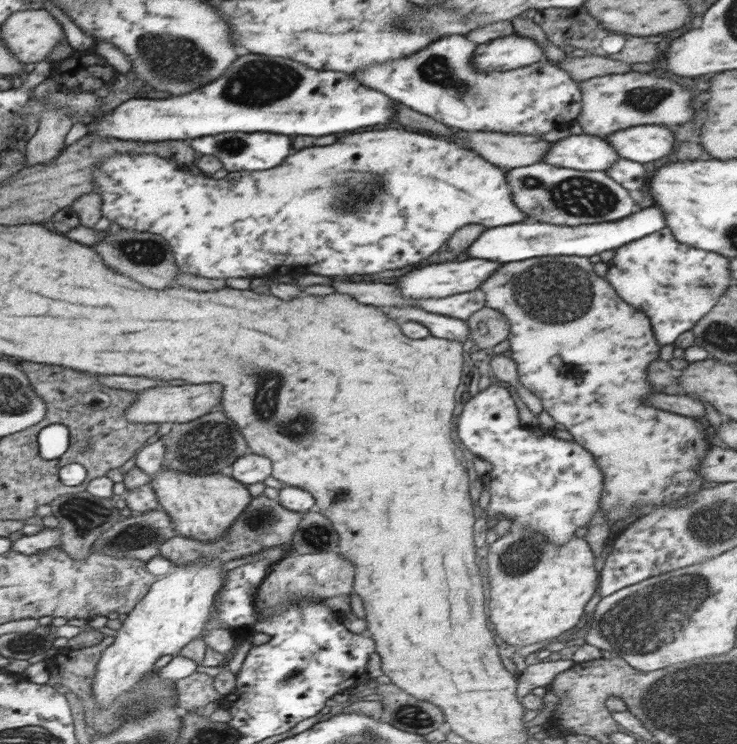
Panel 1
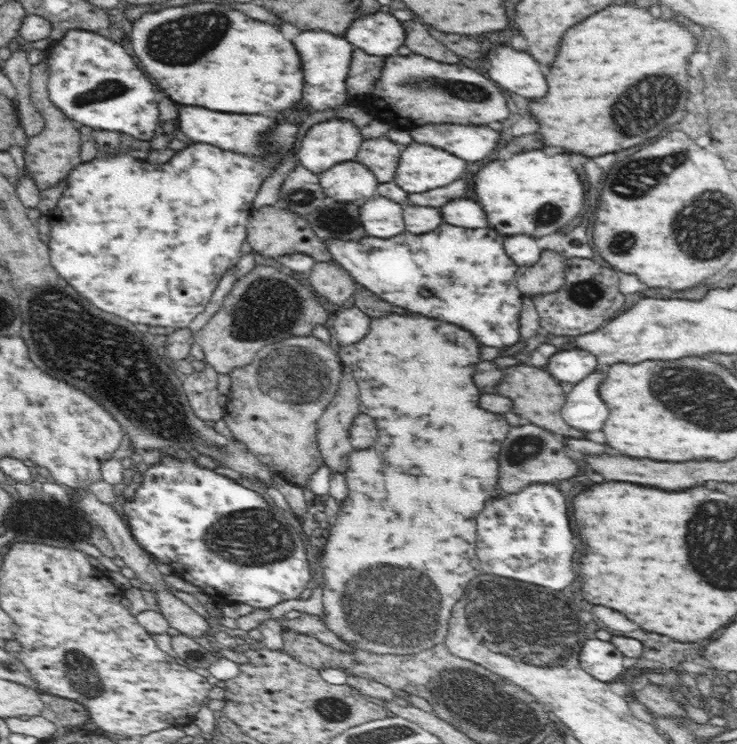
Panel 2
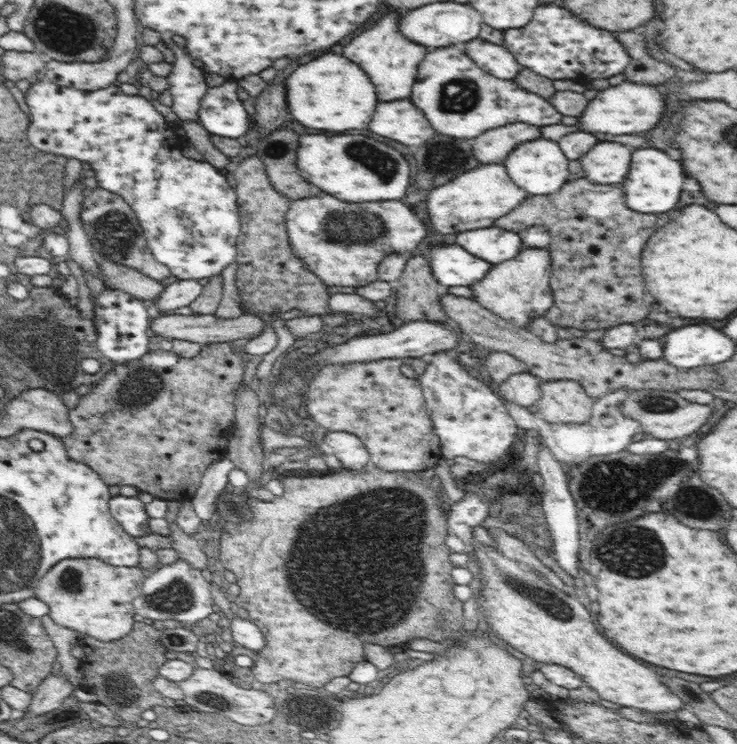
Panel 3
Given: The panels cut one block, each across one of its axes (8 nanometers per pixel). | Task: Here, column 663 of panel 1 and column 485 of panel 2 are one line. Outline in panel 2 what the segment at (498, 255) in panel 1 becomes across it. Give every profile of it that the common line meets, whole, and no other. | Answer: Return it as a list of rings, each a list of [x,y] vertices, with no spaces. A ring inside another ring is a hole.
[[[456,198],[446,202],[440,207],[442,218],[452,226],[464,226],[464,228],[490,228],[490,222],[486,218],[486,212],[480,204],[464,198]]]

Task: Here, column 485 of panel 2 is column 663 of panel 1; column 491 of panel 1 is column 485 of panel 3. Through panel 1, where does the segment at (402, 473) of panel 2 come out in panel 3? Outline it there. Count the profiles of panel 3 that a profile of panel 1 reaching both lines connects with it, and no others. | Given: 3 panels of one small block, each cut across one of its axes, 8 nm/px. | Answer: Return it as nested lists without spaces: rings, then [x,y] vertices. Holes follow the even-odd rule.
[[[548,247],[523,249],[512,259],[505,260],[500,264],[492,265],[488,274],[472,285],[472,298],[478,301],[484,308],[502,317],[505,321],[518,328],[527,328],[527,324],[535,318],[542,317],[544,313],[553,305],[553,294],[551,293],[550,277],[552,274],[552,259]]]

